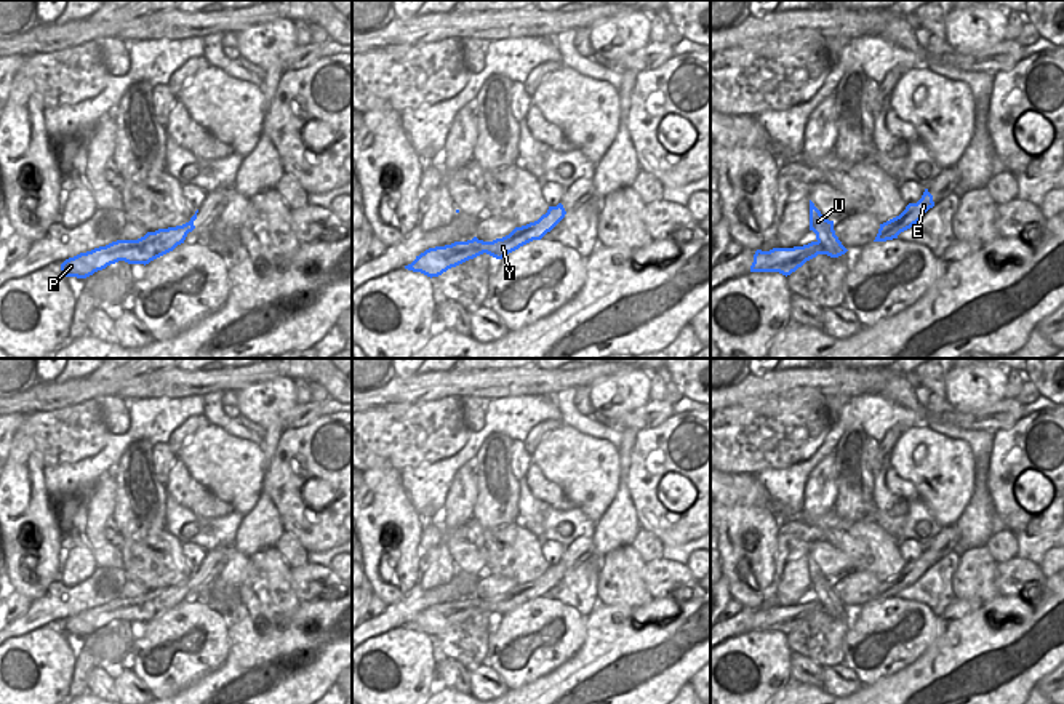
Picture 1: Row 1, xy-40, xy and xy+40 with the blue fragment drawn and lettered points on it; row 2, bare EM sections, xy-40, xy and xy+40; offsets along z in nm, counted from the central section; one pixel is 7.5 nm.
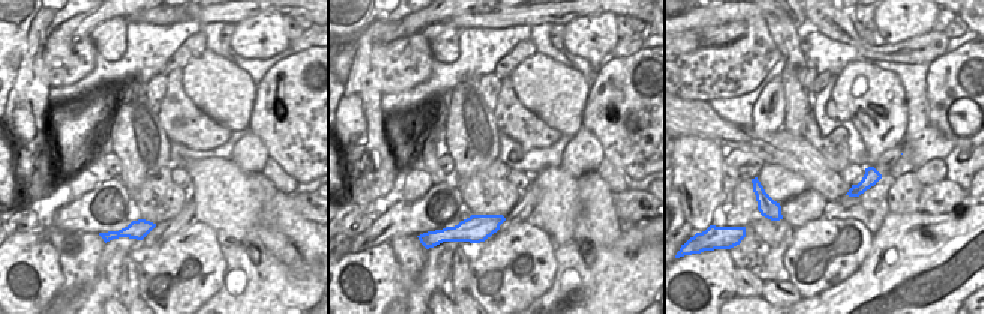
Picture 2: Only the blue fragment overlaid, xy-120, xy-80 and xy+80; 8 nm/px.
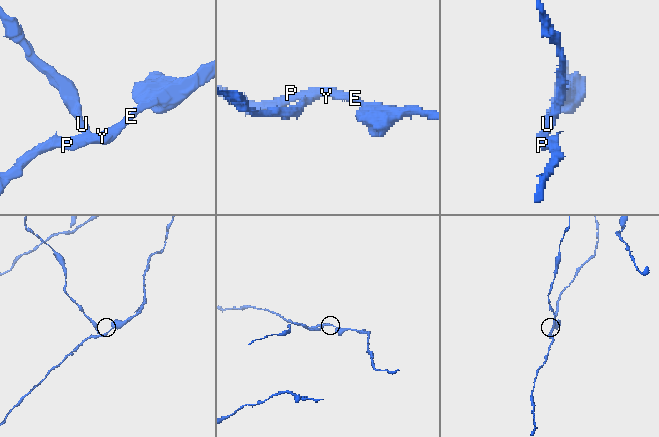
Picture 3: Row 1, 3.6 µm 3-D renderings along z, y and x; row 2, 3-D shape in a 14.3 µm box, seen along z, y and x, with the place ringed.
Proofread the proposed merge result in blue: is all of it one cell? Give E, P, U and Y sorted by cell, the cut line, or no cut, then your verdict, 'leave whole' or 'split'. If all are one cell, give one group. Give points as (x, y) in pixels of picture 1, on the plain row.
E P Y / U; cut in xy+40 along (818, 599), (824, 605), (824, 612); split

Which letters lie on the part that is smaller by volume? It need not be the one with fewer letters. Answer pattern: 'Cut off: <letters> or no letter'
Cut off: U

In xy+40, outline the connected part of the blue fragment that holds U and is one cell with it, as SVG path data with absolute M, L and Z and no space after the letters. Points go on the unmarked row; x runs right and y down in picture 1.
M811 558L810 589L813 589L816 592L816 598L826 605L824 613L838 616L848 610L835 594L834 579L826 578Z

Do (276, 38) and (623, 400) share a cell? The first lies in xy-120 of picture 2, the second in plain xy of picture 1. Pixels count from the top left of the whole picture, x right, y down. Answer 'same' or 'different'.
same

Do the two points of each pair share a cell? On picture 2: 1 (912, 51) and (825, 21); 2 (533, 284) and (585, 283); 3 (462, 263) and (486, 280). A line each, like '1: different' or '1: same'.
1: same
2: different
3: different

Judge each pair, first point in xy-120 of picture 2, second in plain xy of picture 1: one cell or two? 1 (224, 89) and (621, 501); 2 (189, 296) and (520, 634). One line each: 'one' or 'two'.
1: two
2: one

